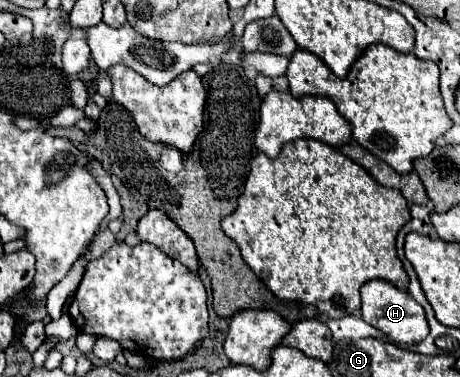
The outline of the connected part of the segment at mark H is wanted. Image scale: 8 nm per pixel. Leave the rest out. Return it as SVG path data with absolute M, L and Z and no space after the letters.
M370 280L360 288L362 294L362 318L382 330L396 344L420 344L428 336L428 322L424 316L424 308L406 292L384 280Z

